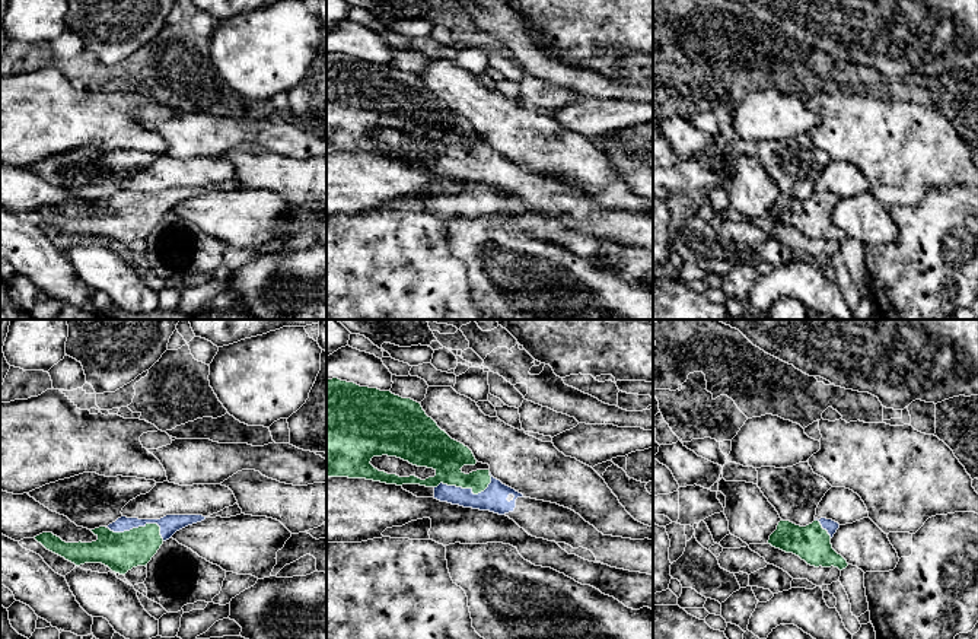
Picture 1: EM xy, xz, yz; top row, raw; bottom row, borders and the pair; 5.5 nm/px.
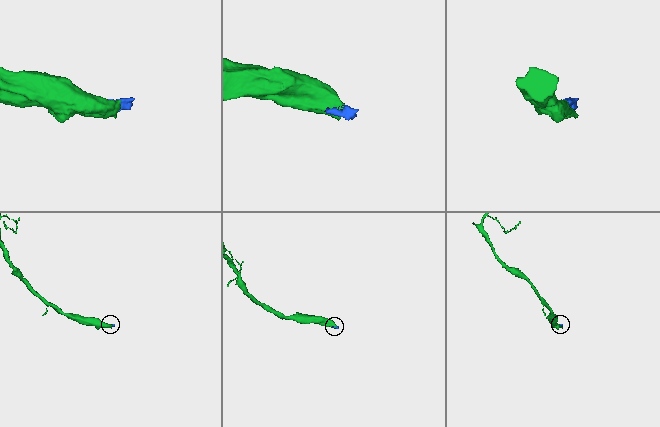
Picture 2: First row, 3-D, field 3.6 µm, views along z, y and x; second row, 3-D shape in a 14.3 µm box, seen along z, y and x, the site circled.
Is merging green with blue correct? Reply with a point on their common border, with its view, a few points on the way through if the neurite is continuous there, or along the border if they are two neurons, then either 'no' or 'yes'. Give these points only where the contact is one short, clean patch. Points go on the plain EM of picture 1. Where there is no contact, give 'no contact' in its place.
xz (465, 161) | across xz (439, 124), (465, 161), (494, 171) | yes

